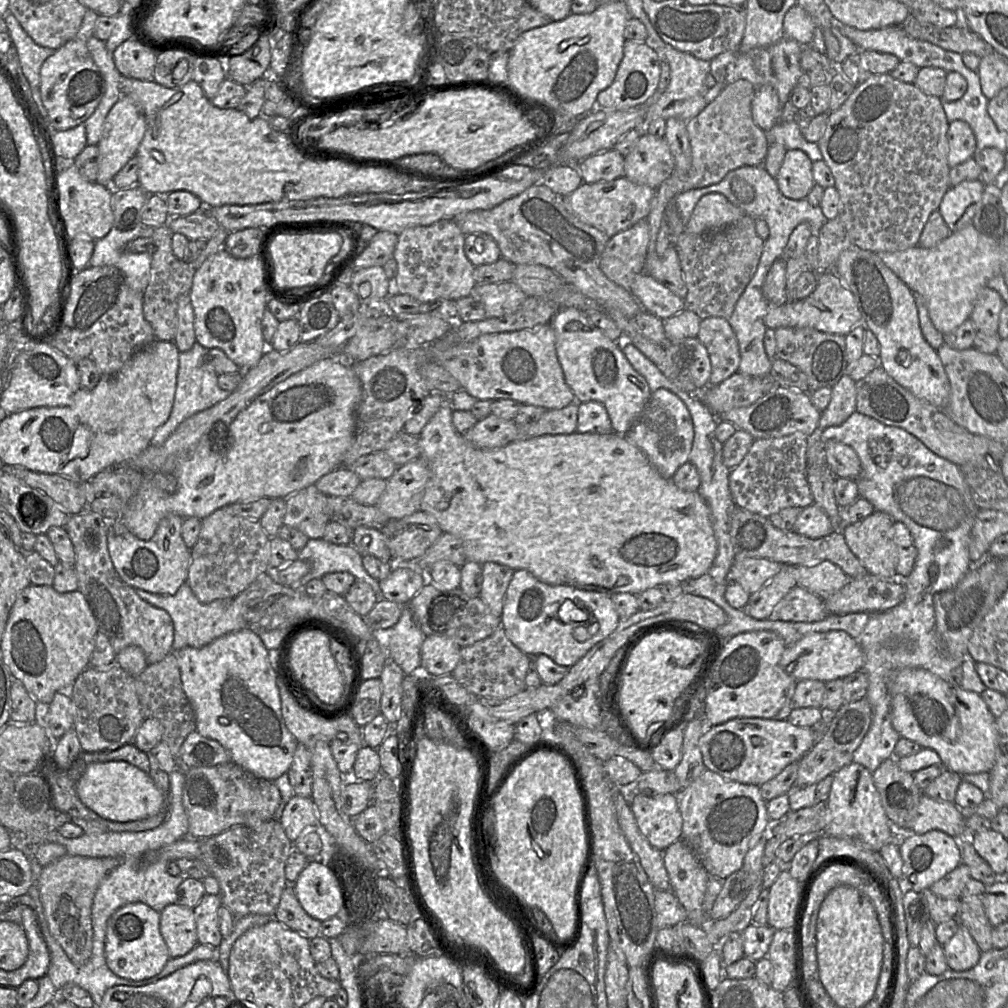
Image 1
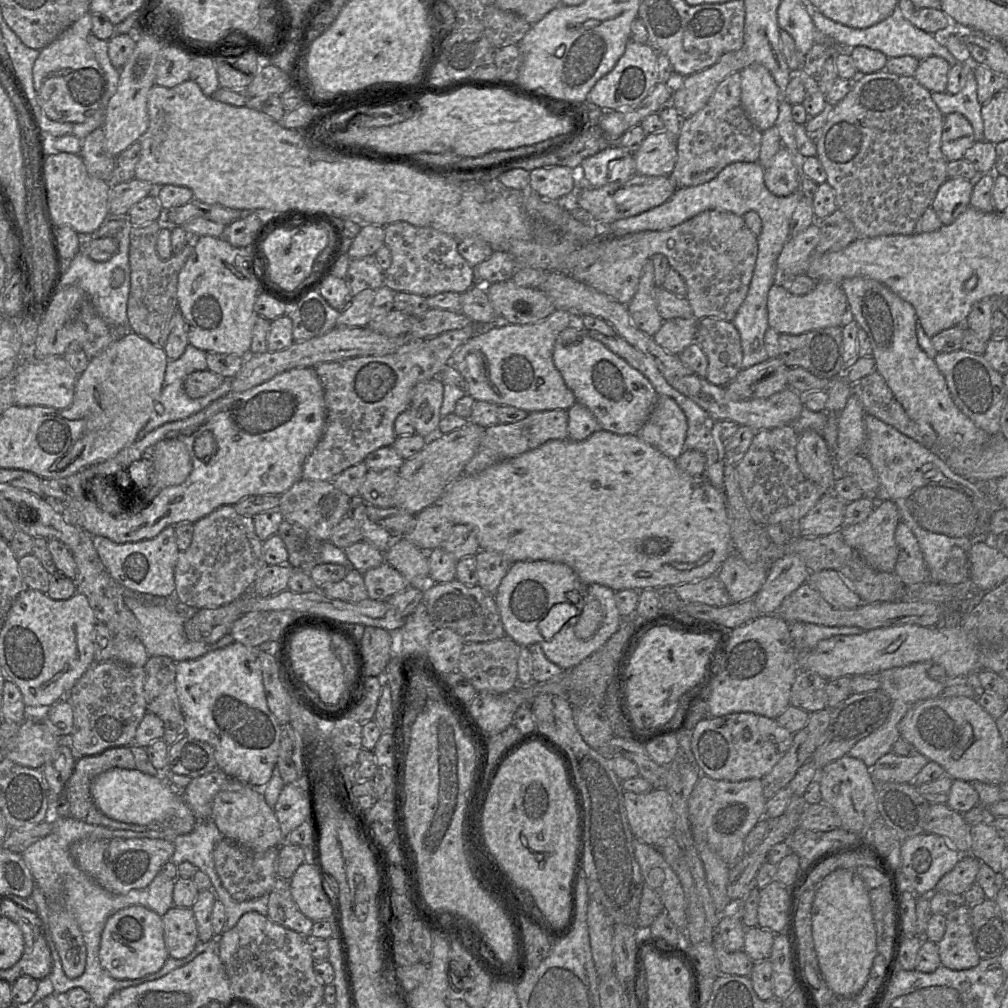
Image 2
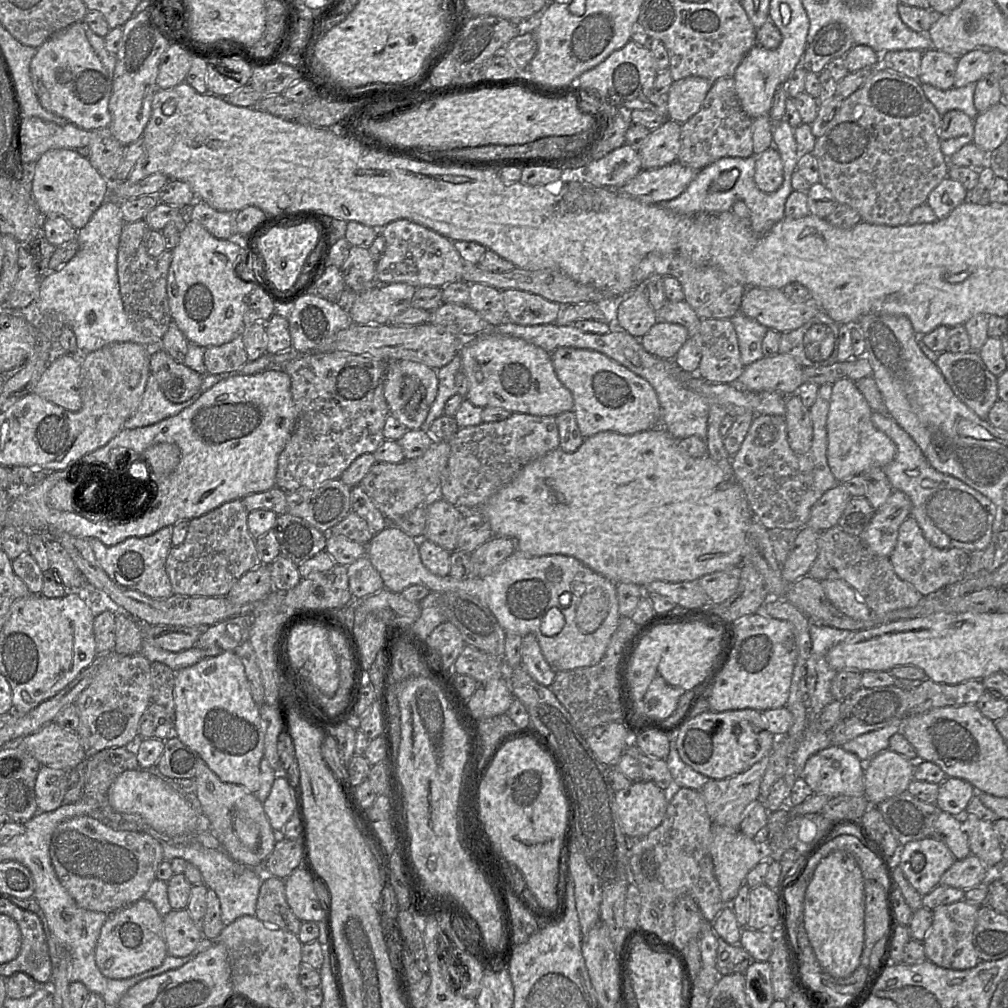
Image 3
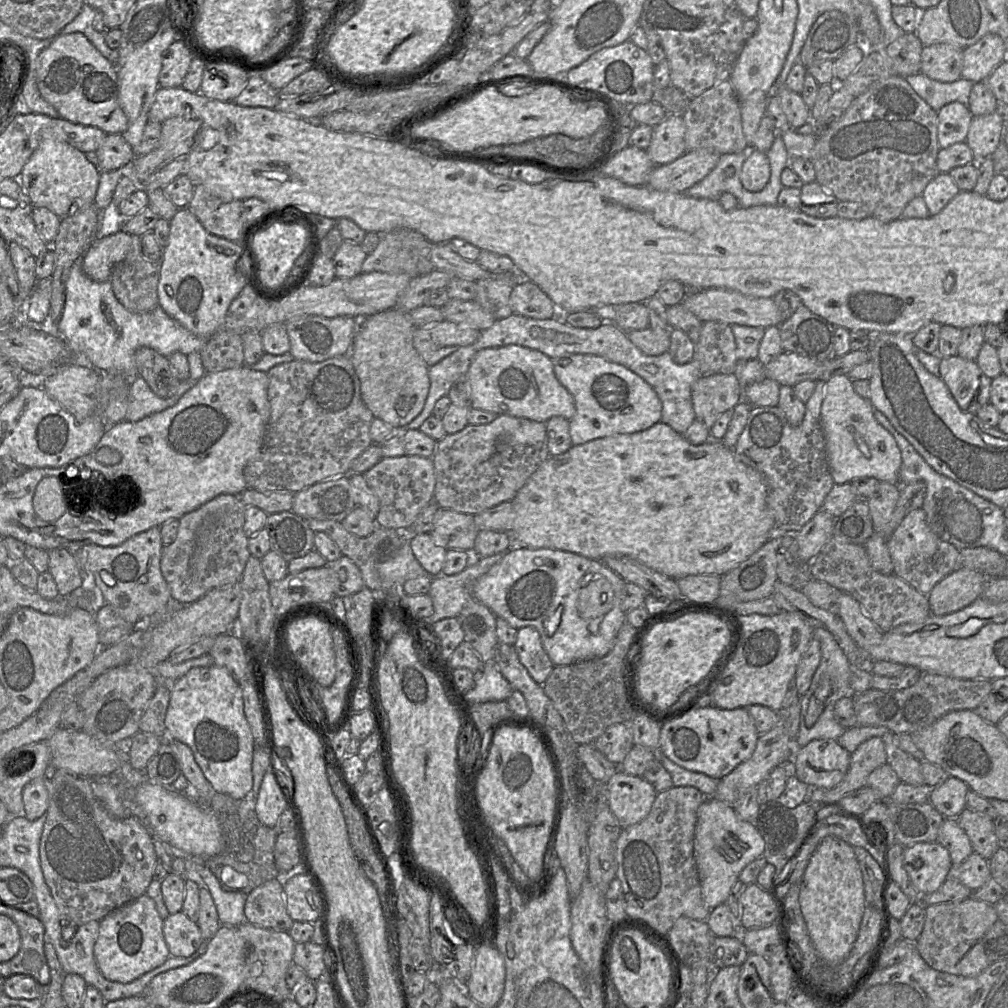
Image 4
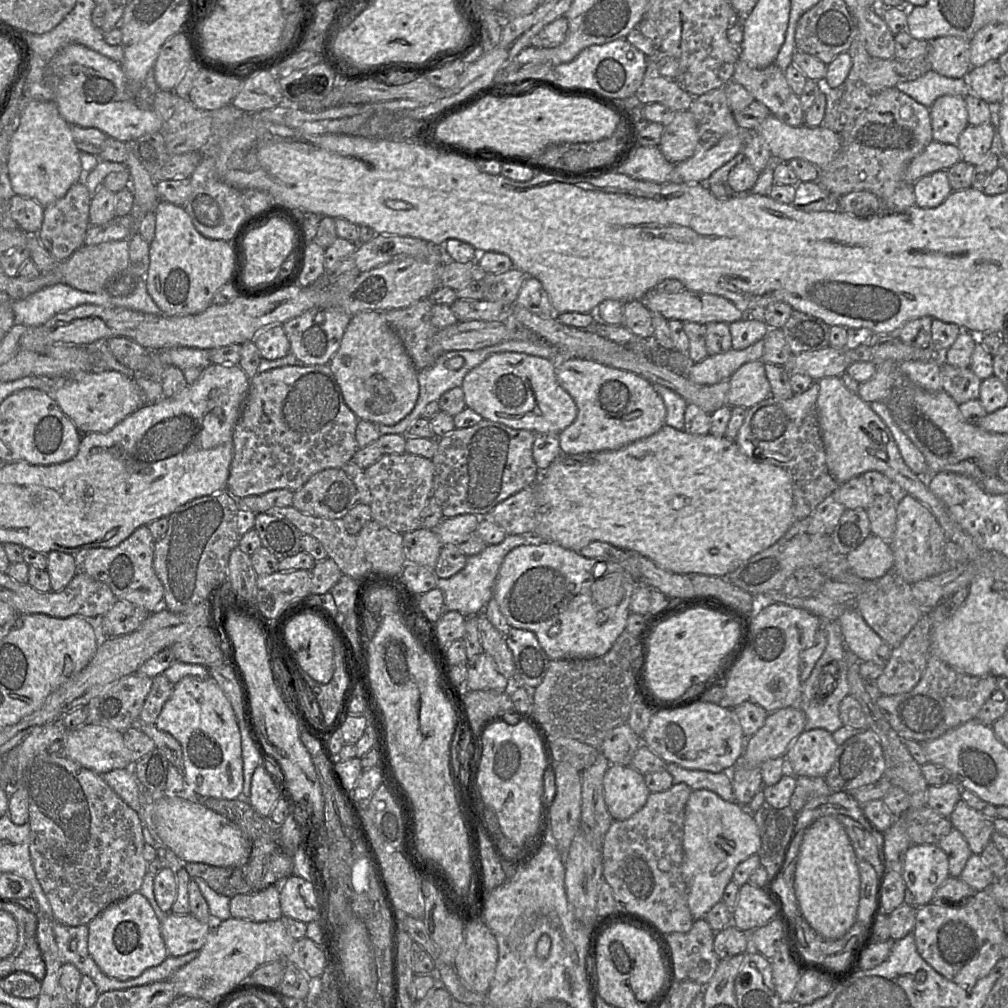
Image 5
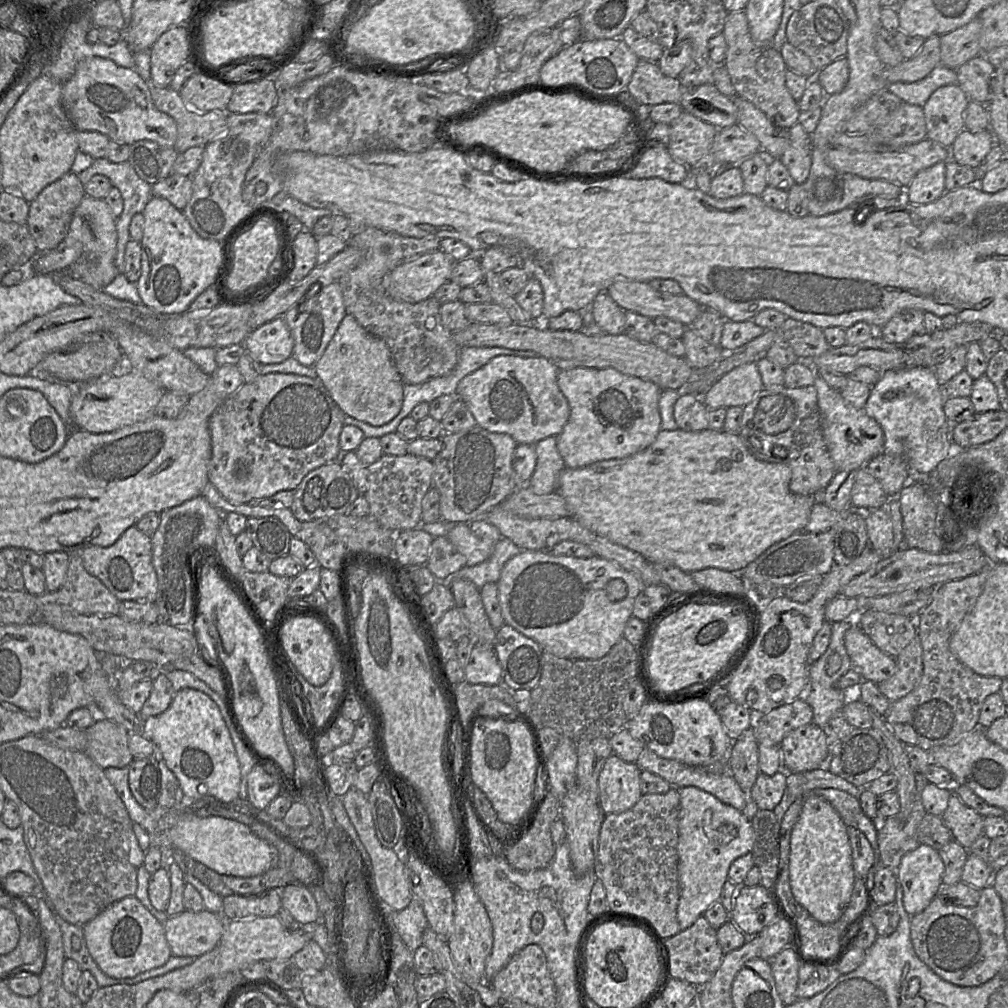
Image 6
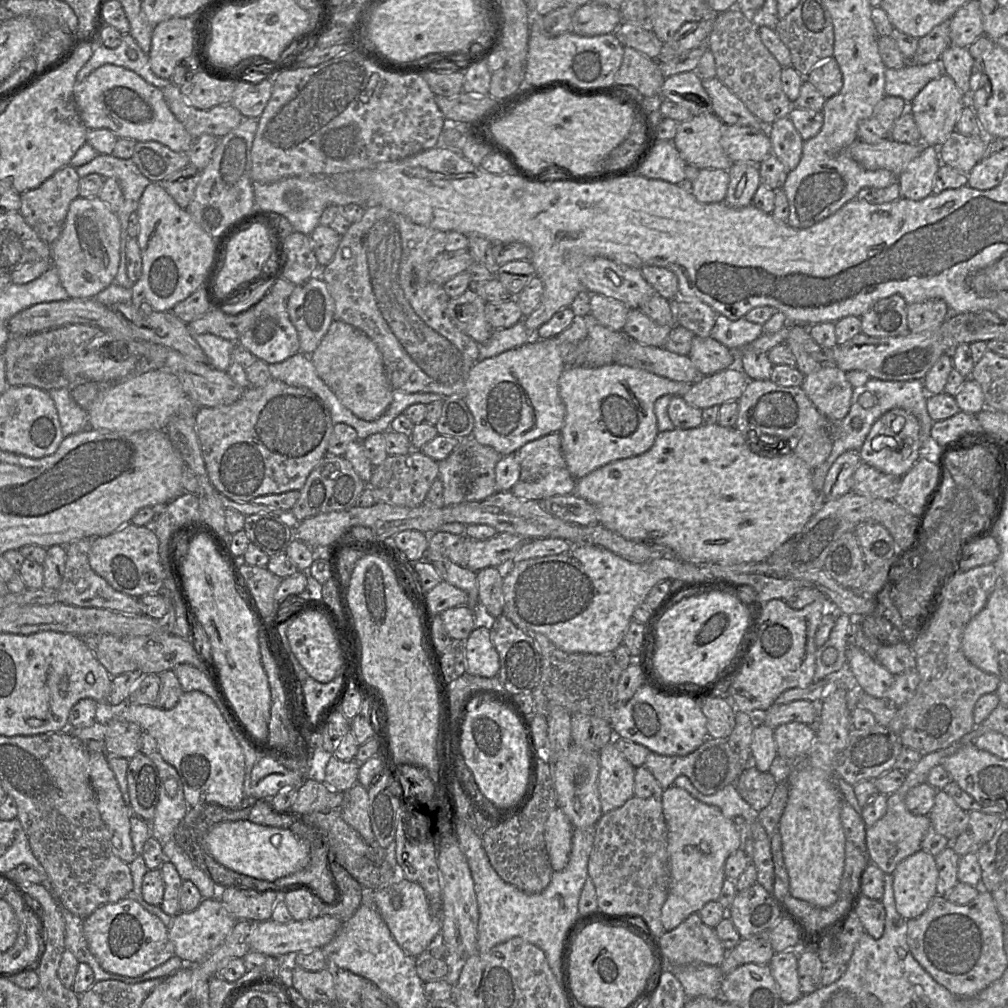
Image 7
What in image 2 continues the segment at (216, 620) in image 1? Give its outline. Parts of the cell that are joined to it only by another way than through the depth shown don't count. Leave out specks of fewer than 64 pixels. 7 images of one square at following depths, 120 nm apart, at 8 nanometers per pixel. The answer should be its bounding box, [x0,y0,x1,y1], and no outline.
[124,596,235,663]

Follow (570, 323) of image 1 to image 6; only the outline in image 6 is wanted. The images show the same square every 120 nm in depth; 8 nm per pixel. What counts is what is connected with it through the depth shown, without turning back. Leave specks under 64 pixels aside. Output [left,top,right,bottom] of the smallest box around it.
[557,367,662,469]

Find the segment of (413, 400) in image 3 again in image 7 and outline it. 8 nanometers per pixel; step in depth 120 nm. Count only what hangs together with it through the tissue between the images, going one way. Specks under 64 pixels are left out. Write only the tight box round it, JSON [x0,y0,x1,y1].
[309,320,393,421]

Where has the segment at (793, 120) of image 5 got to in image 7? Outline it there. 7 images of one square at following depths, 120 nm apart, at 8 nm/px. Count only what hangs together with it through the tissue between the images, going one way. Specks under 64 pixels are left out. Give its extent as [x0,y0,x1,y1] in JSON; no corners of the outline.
[706,7,794,127]

